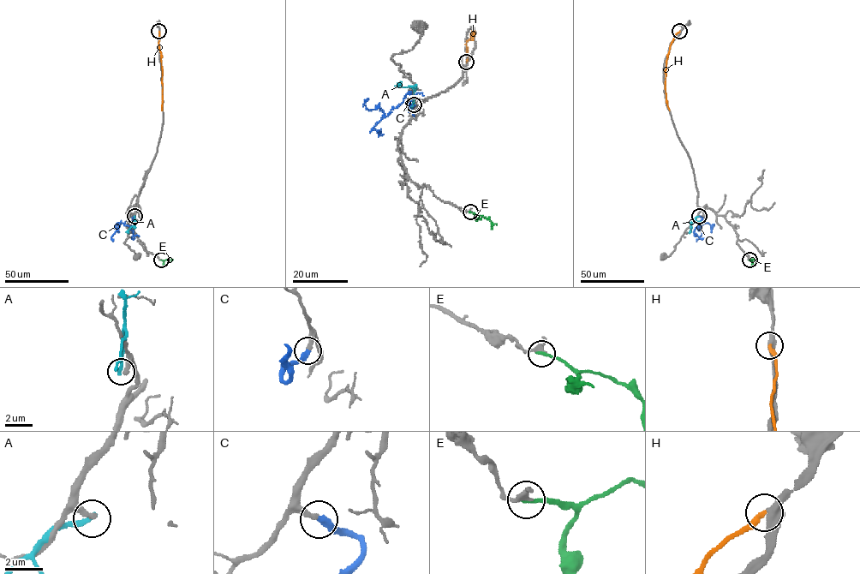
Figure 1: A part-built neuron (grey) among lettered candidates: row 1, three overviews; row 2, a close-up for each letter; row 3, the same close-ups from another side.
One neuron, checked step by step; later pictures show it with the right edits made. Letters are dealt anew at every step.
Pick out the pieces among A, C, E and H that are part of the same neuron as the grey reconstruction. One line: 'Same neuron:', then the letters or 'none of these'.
Same neuron: C

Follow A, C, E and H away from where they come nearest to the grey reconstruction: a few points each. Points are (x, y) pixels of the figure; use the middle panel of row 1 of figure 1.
A: (414, 104), (414, 89), (401, 86), (401, 81)
C: (414, 104), (409, 110), (410, 104), (402, 102), (384, 116), (378, 106), (368, 110), (363, 105), (367, 98)
E: (470, 212), (486, 218), (492, 230)
H: (466, 62), (466, 44), (474, 31), (473, 40)

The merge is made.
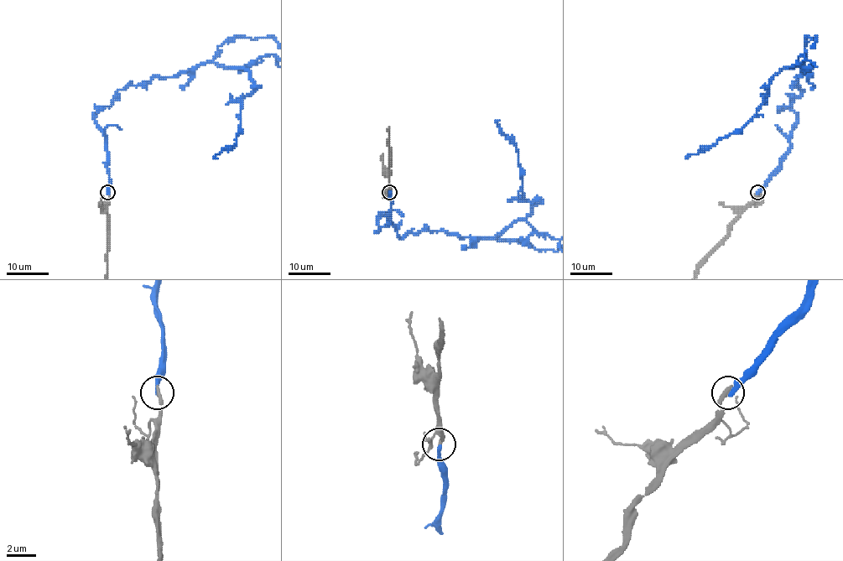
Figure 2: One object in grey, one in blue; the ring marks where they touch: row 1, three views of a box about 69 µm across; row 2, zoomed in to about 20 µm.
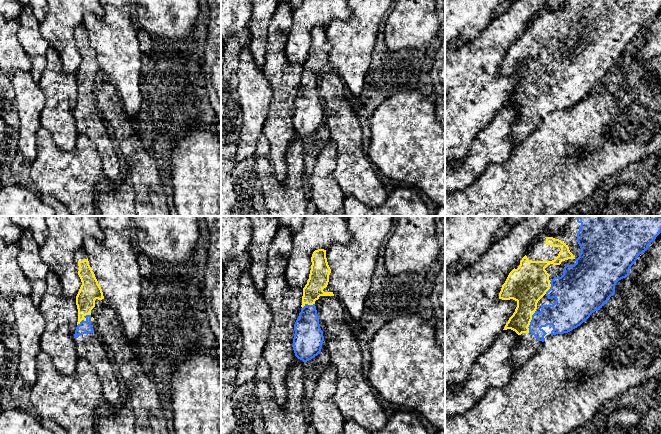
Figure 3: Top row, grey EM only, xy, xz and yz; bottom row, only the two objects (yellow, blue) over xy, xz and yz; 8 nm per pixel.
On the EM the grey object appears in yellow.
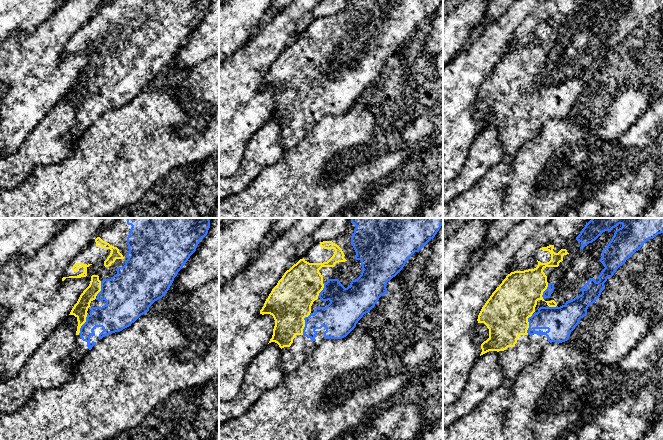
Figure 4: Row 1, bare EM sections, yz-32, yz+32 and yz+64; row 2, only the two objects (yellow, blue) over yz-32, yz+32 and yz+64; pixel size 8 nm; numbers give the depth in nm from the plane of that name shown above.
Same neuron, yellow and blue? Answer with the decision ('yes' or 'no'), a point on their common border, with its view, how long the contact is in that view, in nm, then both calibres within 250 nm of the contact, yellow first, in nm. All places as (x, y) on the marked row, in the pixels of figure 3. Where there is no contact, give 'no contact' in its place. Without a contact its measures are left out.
yes | yz (531, 319) | 220 nm | 260/220 nm

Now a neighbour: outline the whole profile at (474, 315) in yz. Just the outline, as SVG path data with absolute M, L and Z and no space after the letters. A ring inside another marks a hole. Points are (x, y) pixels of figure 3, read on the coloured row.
M525 216L491 243L486 252L471 264L455 273L445 275L445 393L457 394L460 391L477 358L493 344L515 312L517 301L499 298L502 285L509 273L540 240L541 233L547 228L552 218L553 216Z

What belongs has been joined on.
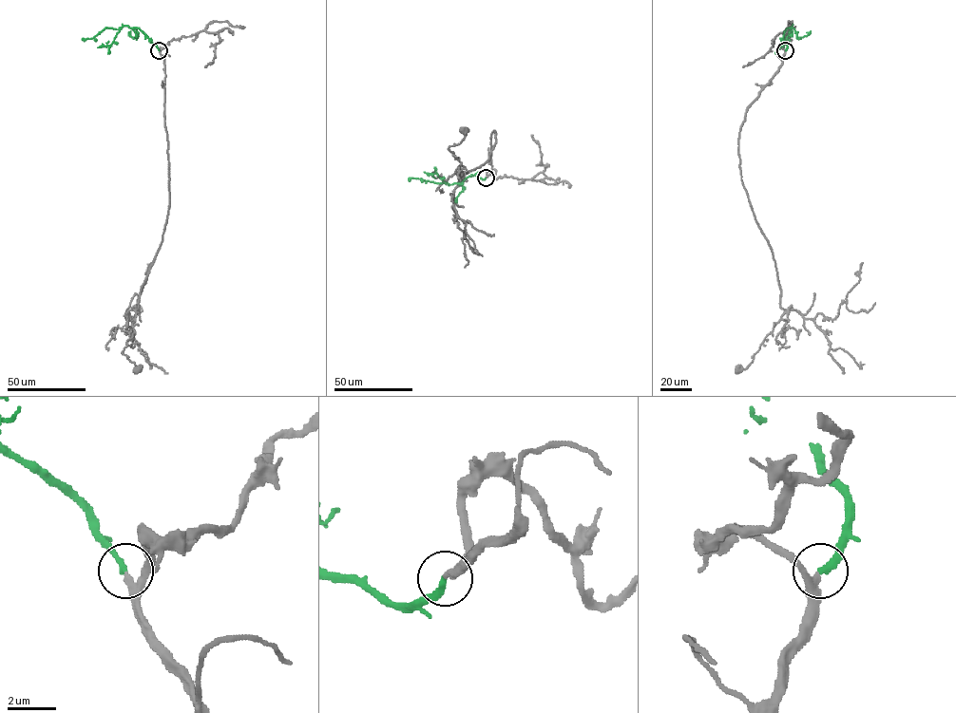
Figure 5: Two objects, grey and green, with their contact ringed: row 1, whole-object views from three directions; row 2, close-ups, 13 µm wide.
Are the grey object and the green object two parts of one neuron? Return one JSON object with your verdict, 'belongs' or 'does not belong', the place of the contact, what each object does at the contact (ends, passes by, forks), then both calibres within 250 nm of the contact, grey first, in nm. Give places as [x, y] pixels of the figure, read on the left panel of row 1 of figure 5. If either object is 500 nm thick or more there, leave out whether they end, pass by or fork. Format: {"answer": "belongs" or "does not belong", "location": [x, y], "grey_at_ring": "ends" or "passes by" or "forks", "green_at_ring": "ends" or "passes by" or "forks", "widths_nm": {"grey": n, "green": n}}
{"answer": "belongs", "location": [159, 50], "grey_at_ring": "passes by", "green_at_ring": "ends", "widths_nm": {"grey": 200, "green": 280}}

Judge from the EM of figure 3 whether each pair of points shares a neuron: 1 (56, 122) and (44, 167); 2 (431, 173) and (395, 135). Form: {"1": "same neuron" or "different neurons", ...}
{"1": "different neurons", "2": "same neuron"}

